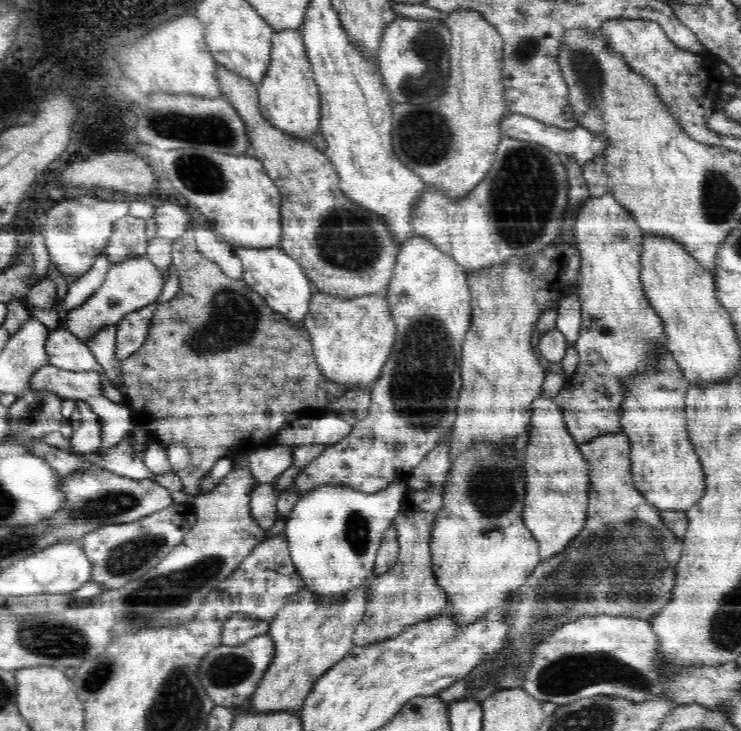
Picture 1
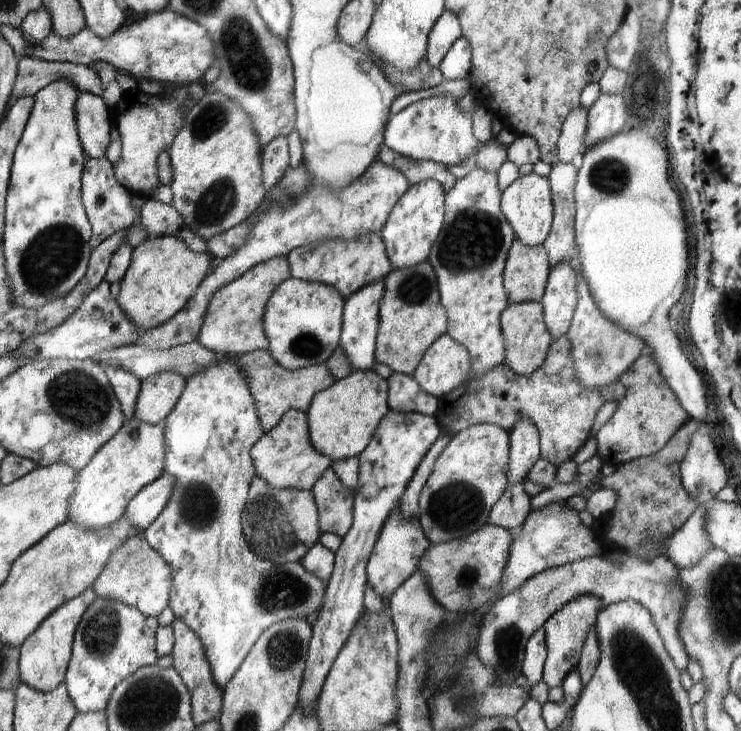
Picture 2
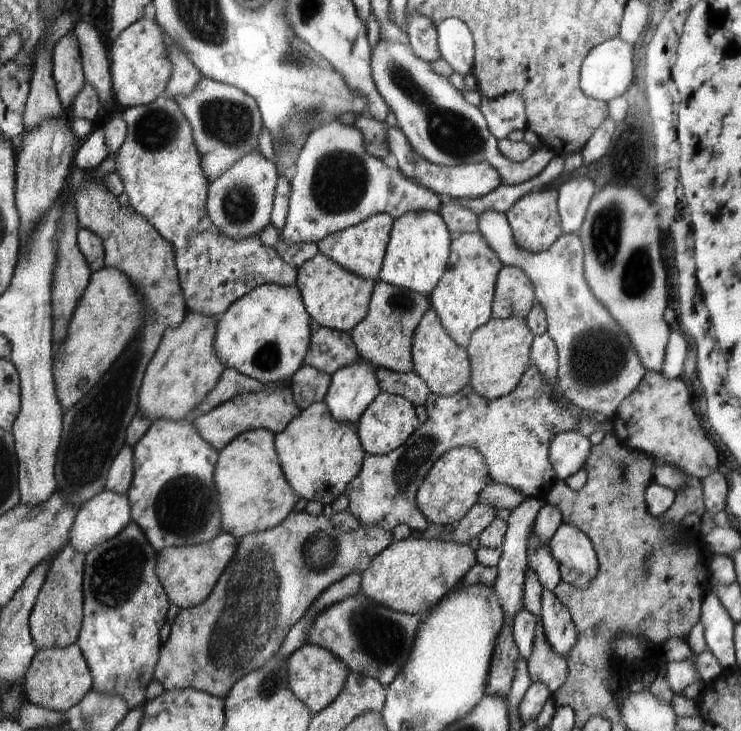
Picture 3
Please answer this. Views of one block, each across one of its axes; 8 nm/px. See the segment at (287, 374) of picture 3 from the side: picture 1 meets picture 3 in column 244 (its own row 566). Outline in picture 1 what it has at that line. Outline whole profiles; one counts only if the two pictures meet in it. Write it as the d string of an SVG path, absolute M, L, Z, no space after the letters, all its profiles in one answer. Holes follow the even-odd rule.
M397 479L395 482L392 482L392 484L389 484L388 487L384 488L384 490L374 492L374 494L364 494L363 492L358 492L357 490L346 488L345 486L316 486L314 490L310 490L310 492L306 492L304 496L298 497L298 502L294 504L294 508L292 508L292 512L290 512L290 516L286 521L286 528L283 534L287 538L290 558L294 566L297 567L297 573L303 580L303 588L314 593L314 595L318 597L318 601L324 603L326 607L336 607L339 604L339 602L337 602L339 598L346 597L350 592L356 590L360 584L368 582L371 578L372 570L374 570L374 564L376 564L375 560L378 554L378 548L380 548L385 530L388 527L393 527L394 519L399 515L406 489L406 479Z

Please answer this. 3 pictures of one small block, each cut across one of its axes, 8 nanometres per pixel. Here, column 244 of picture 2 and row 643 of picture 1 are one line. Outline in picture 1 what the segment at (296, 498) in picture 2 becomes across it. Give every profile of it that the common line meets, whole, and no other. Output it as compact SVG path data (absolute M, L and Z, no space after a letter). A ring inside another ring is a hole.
M618 432L618 434L602 434L596 436L588 442L582 443L578 446L580 453L584 455L584 459L590 467L590 484L588 493L588 508L586 513L586 522L584 528L567 544L563 551L551 556L549 559L540 561L532 571L532 574L526 579L526 582L519 588L518 604L506 614L506 623L510 625L510 632L508 632L507 645L498 652L498 656L494 656L494 660L486 660L482 664L478 664L478 668L470 671L464 678L458 679L450 687L437 692L437 697L445 704L450 704L454 700L475 700L476 702L484 702L486 698L490 698L494 692L506 690L506 688L521 688L524 684L523 671L526 671L531 666L531 652L536 648L536 644L544 641L553 631L556 631L562 624L567 624L578 621L582 616L598 615L612 615L612 616L631 616L638 620L650 620L652 615L658 614L666 604L670 604L670 597L672 597L672 589L674 586L674 579L676 576L676 565L681 558L683 551L683 542L663 524L659 510L648 504L643 494L640 494L633 485L634 481L631 475L631 446L630 440L626 433Z

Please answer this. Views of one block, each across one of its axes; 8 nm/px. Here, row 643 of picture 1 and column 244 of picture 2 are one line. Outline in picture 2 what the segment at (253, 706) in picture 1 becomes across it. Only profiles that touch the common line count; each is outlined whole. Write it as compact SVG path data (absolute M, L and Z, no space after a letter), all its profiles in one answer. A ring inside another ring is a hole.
M276 257L253 266L244 276L220 288L211 297L198 342L218 355L234 357L269 347L264 332L264 310L274 290L291 277L287 257Z

